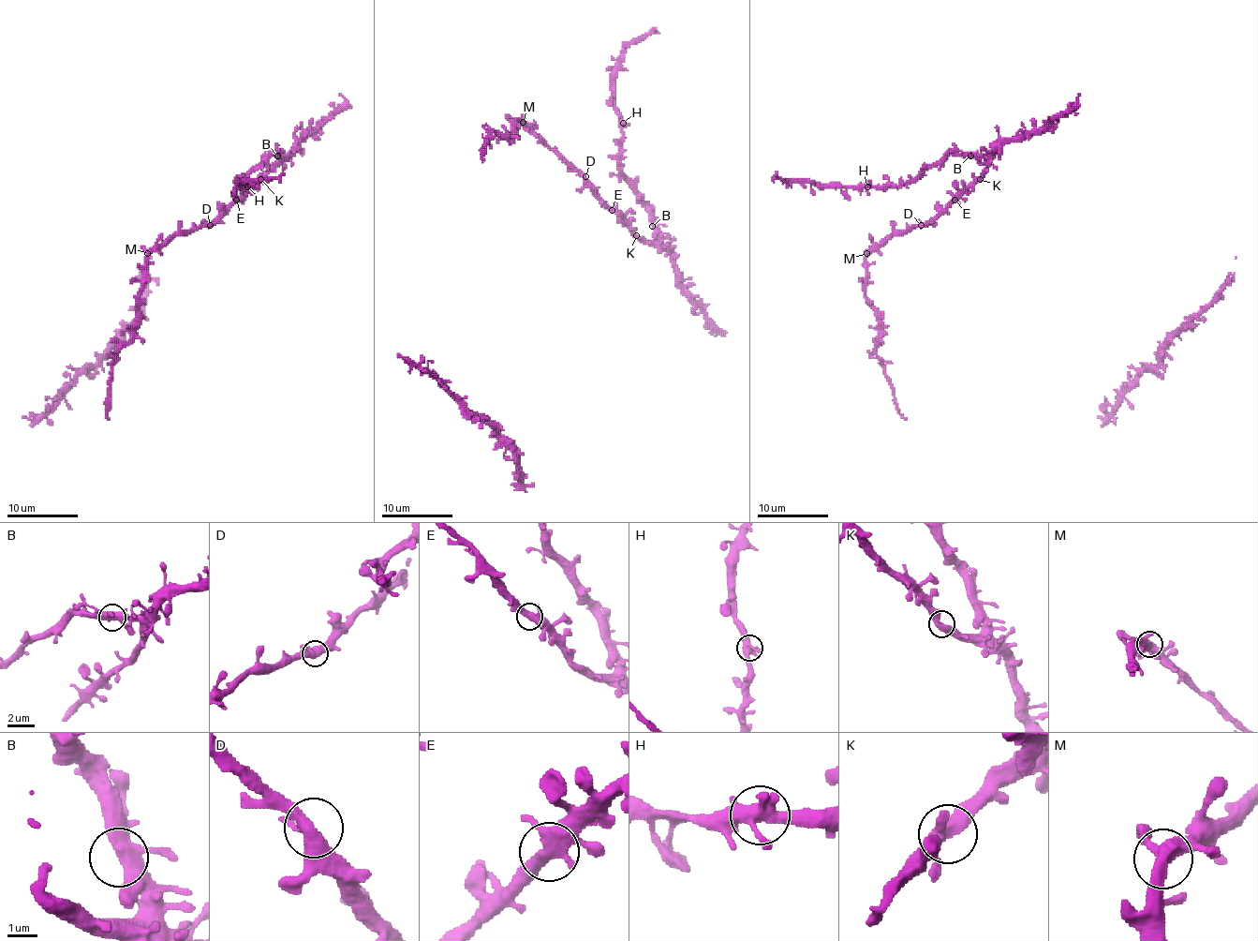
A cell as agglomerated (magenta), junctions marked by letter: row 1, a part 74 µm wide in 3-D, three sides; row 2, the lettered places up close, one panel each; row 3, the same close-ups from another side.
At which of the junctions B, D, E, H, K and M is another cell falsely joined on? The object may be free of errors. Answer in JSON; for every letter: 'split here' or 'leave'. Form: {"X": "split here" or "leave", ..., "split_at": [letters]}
{"B": "leave", "D": "leave", "E": "leave", "H": "leave", "K": "leave", "M": "leave", "split_at": []}

